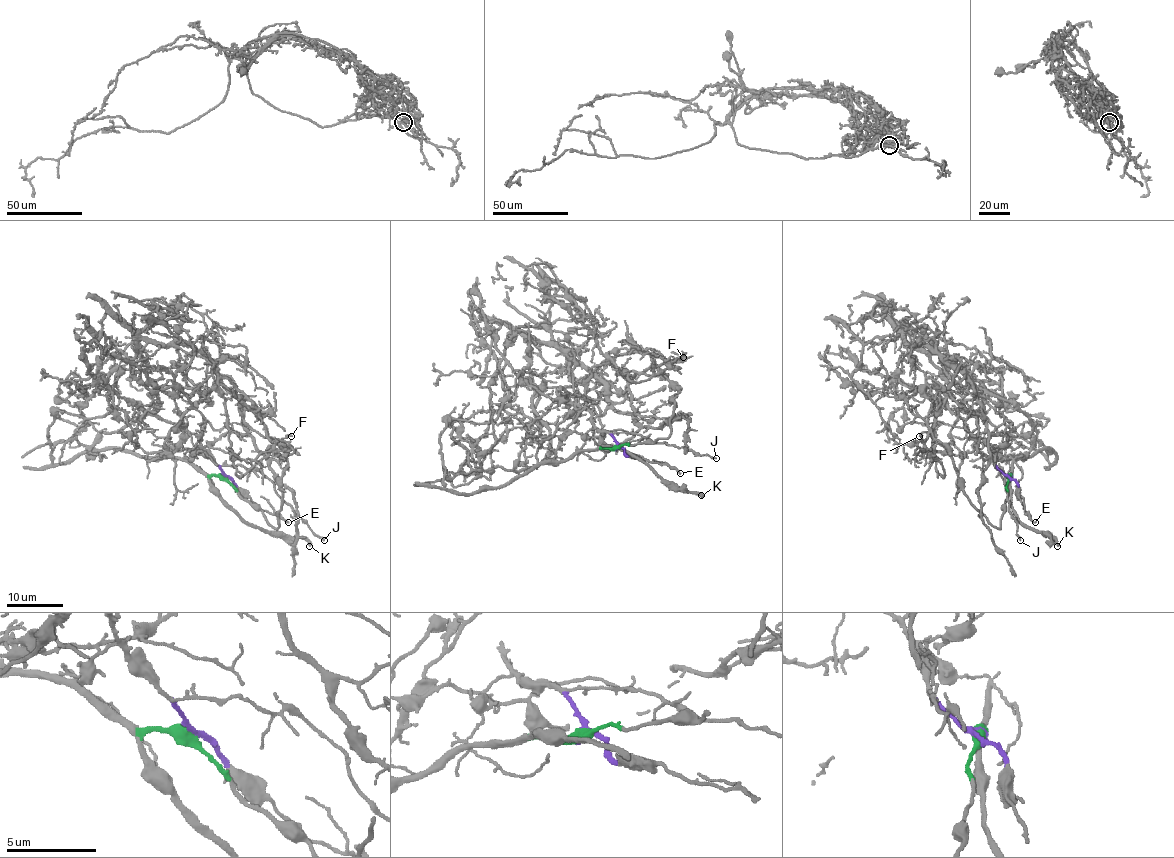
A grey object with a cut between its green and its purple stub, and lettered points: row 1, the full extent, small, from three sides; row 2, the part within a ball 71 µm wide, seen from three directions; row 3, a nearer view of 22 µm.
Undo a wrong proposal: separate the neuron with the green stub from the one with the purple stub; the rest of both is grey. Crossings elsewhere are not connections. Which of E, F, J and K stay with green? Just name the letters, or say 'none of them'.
F, K

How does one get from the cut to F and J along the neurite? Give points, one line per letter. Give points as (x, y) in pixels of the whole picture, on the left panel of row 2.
F: (226, 476), (242, 498), (277, 528), (287, 454), (266, 432), (274, 442), (291, 435)
J: (226, 476), (222, 465), (243, 465), (257, 469), (308, 528), (324, 540)

